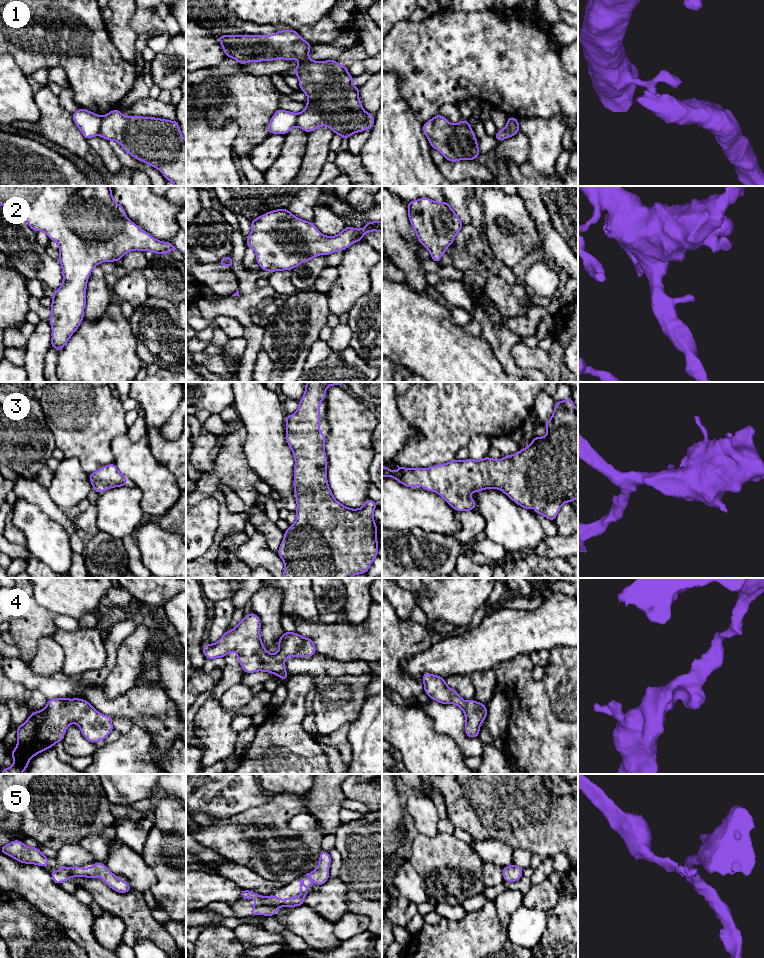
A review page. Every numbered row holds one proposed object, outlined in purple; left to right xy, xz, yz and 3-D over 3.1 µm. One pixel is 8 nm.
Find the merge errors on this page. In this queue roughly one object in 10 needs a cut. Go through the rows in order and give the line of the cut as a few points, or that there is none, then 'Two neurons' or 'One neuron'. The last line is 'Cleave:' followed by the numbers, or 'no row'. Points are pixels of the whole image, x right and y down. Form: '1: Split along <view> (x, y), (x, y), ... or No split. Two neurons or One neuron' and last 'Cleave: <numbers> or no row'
1: Split along xy (102, 117), (98, 133). Two neurons
2: No split. One neuron
3: No split. One neuron
4: No split. One neuron
5: No split. One neuron
Cleave: 1

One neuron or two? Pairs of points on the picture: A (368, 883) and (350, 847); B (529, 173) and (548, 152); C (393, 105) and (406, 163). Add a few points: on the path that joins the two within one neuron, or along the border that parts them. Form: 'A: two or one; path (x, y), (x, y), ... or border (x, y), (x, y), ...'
A: one; path (368, 874), (368, 865), (359, 856)
B: two; border (527, 160), (544, 175)
C: one; path (393, 119), (393, 149)

